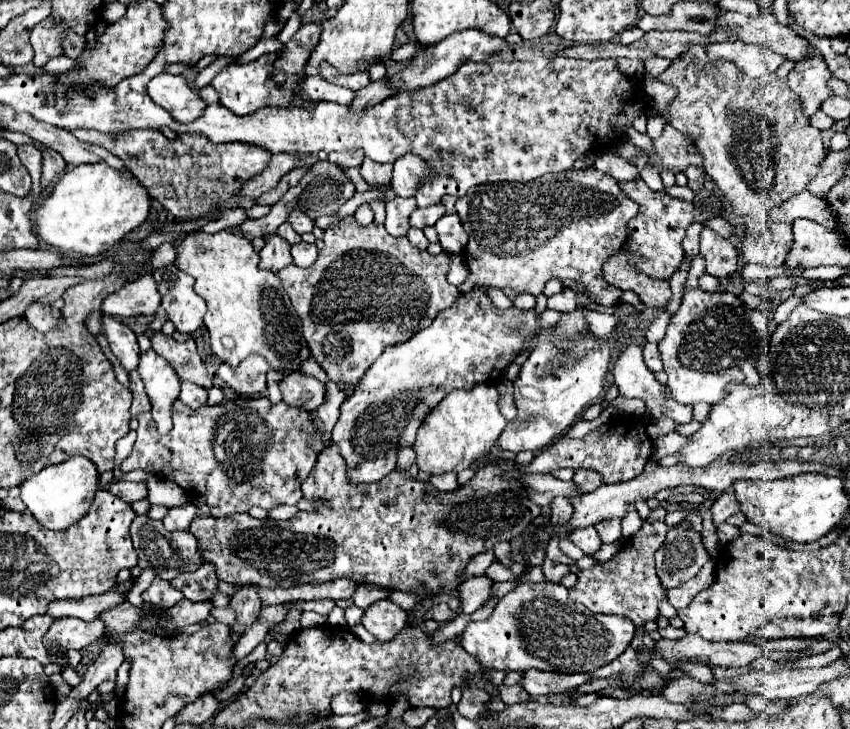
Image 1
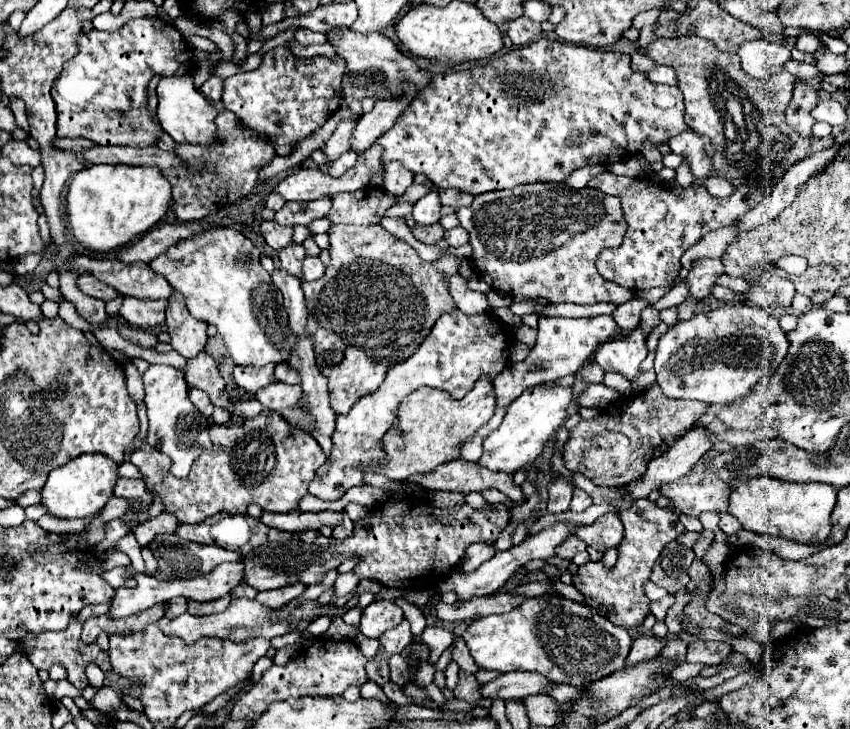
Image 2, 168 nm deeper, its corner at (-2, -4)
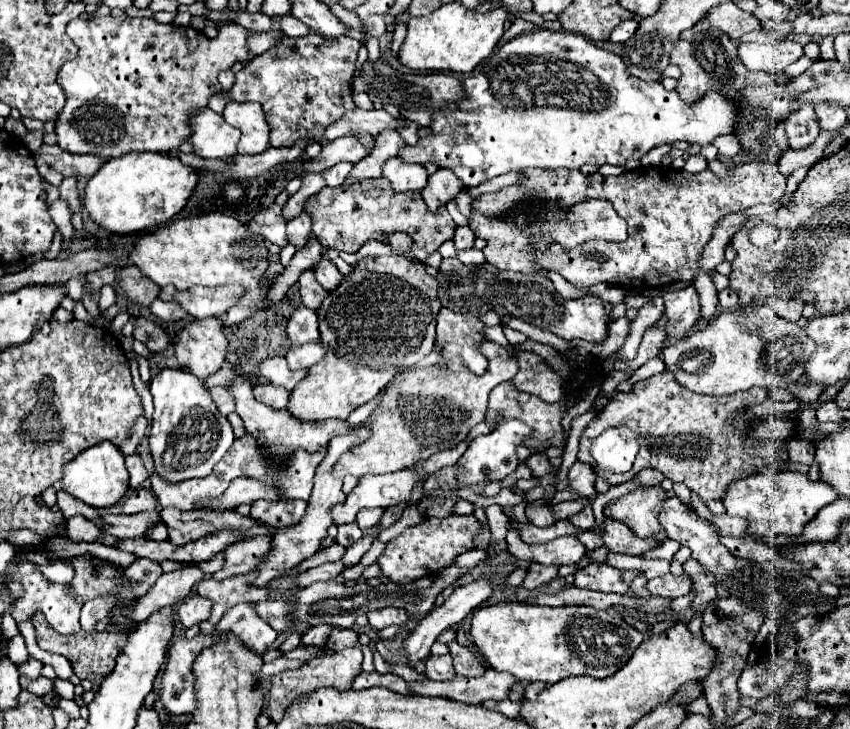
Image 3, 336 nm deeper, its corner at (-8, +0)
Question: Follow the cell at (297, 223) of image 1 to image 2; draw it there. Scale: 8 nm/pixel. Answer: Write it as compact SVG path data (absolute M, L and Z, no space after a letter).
M262 222L260 224L260 232L266 240L266 244L272 248L272 250L282 250L284 246L290 244L290 238L292 238L292 232L294 228L292 226L280 226L276 222Z

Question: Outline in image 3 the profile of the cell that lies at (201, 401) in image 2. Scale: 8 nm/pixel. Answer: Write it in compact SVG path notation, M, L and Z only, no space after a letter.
M222 386L210 388L210 396L216 402L222 416L228 416L230 412L234 412L234 396L226 388L222 388Z

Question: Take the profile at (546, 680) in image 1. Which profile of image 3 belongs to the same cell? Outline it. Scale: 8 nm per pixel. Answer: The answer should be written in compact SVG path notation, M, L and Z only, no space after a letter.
M488 668L478 678L458 678L446 682L434 682L434 680L420 680L410 682L408 690L416 696L442 696L450 700L458 700L464 704L482 704L486 700L504 700L508 698L508 690L516 682L510 674L500 674L492 668Z

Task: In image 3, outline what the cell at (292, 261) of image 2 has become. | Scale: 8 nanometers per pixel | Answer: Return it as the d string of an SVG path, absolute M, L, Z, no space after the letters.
M304 270L300 274L298 284L300 284L300 294L302 294L302 304L306 308L310 308L310 310L318 310L328 292L316 282L314 272L312 270Z

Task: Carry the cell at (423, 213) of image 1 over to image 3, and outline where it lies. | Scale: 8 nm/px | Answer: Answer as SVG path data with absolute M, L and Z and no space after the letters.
M438 168L432 176L428 176L428 184L420 194L422 194L422 200L428 204L430 212L436 212L442 204L454 200L462 188L464 184L458 182L452 170Z

